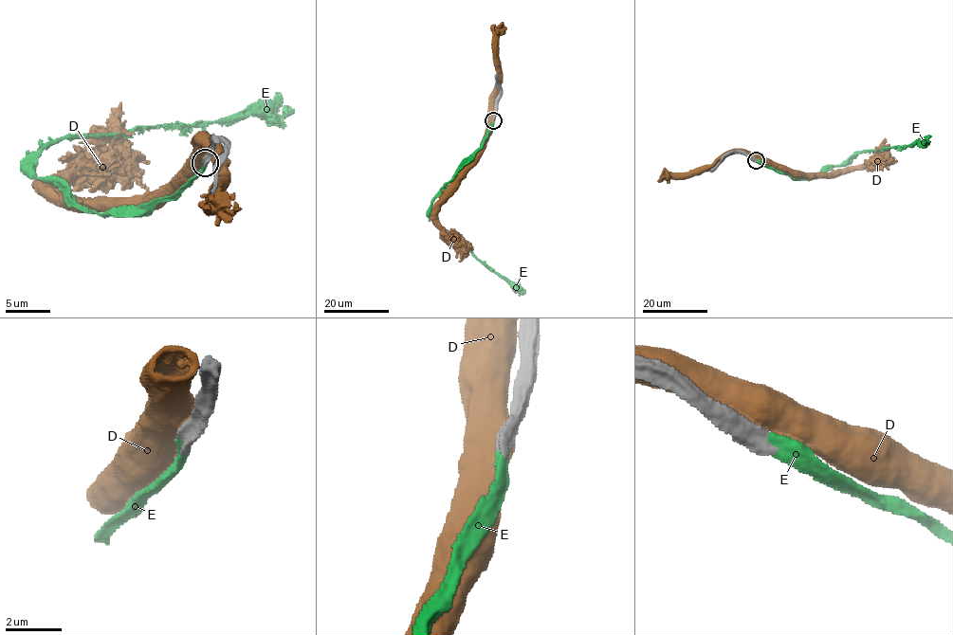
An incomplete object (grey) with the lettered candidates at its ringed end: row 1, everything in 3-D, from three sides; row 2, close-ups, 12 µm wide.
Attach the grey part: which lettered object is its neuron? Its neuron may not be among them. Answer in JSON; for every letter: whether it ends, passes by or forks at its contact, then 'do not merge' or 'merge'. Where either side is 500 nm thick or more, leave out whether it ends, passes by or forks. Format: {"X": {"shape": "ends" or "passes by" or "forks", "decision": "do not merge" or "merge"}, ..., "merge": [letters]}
{"D": {"decision": "do not merge"}, "E": {"decision": "merge"}, "merge": ["E"]}

